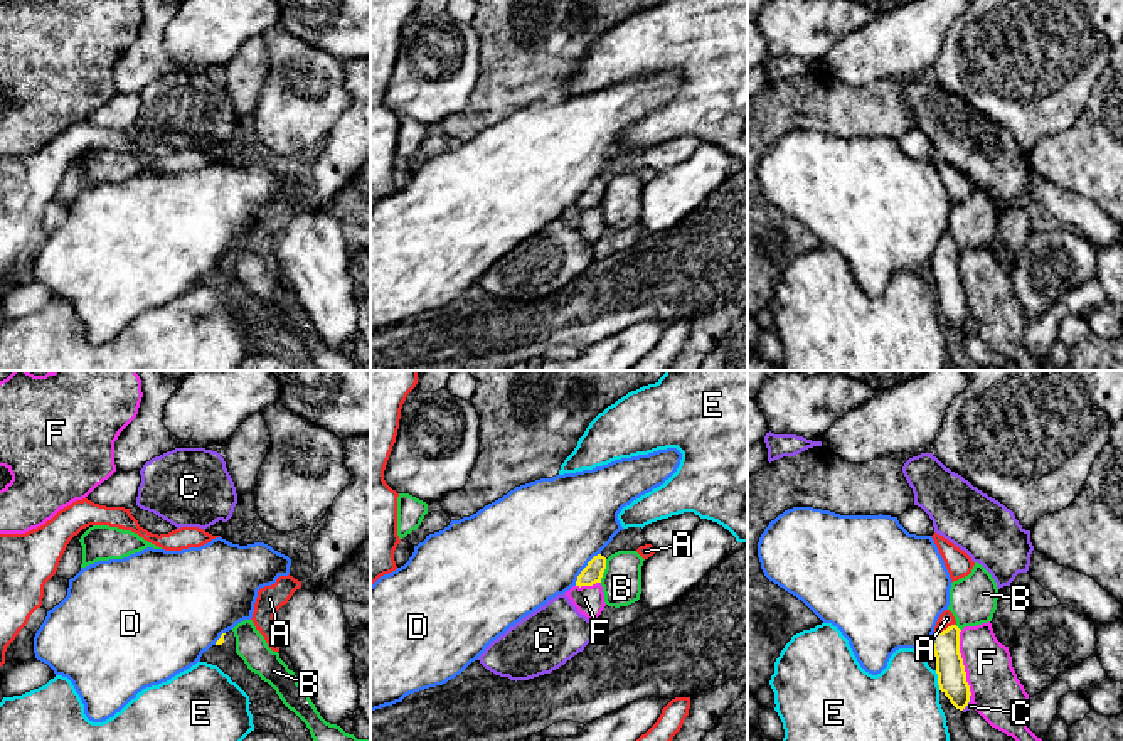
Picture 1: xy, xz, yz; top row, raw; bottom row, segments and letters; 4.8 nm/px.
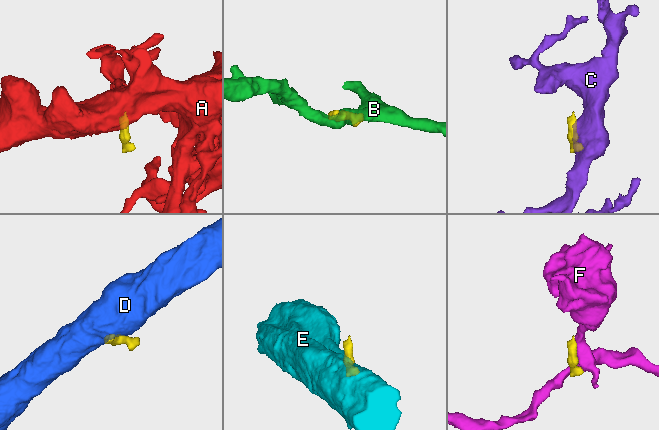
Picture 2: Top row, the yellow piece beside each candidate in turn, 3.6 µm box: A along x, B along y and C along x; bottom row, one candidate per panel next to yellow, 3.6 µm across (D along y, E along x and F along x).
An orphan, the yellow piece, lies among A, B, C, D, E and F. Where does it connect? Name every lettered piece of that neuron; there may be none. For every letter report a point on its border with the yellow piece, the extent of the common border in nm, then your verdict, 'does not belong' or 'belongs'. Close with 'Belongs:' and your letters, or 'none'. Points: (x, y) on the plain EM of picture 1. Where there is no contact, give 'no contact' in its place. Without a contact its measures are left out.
A: yz (947, 251) | 110 nm | belongs
B: xz (603, 194) | 120 nm | does not belong
C: yz (968, 324) | 90 nm | does not belong
D: xz (585, 191) | 200 nm | does not belong
E: yz (938, 303) | 100 nm | does not belong
F: yz (962, 285) | 320 nm | does not belong
Belongs: A

